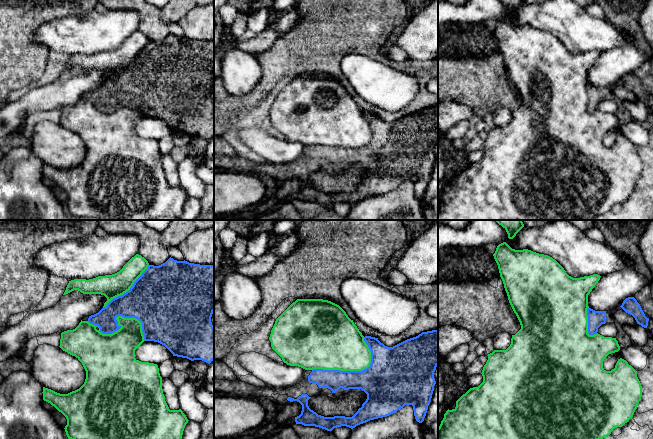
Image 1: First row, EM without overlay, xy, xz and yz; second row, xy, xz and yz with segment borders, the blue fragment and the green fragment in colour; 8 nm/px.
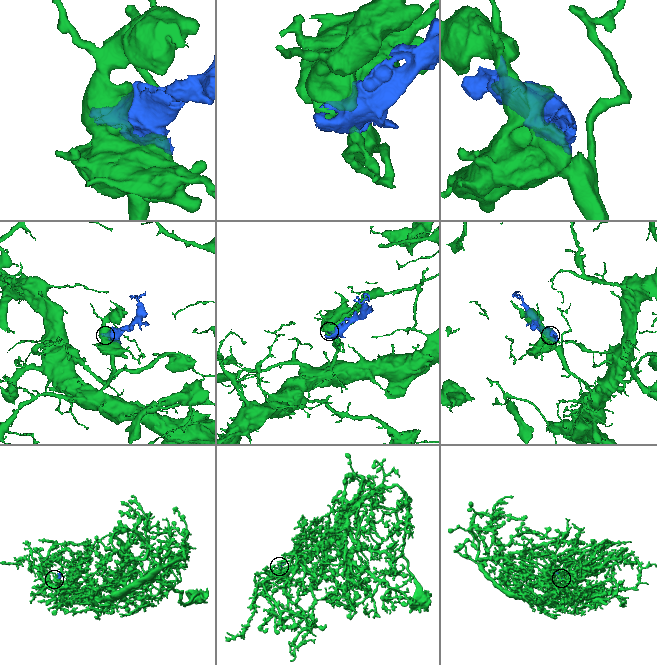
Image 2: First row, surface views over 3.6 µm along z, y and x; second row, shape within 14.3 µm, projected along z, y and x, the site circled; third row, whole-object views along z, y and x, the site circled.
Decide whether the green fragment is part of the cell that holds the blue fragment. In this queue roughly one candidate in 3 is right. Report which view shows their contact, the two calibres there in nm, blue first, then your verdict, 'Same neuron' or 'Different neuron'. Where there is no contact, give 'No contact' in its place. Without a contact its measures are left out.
Touches blue in xy. Thickness 280 nm (blue) against 280 nm. Different neuron

